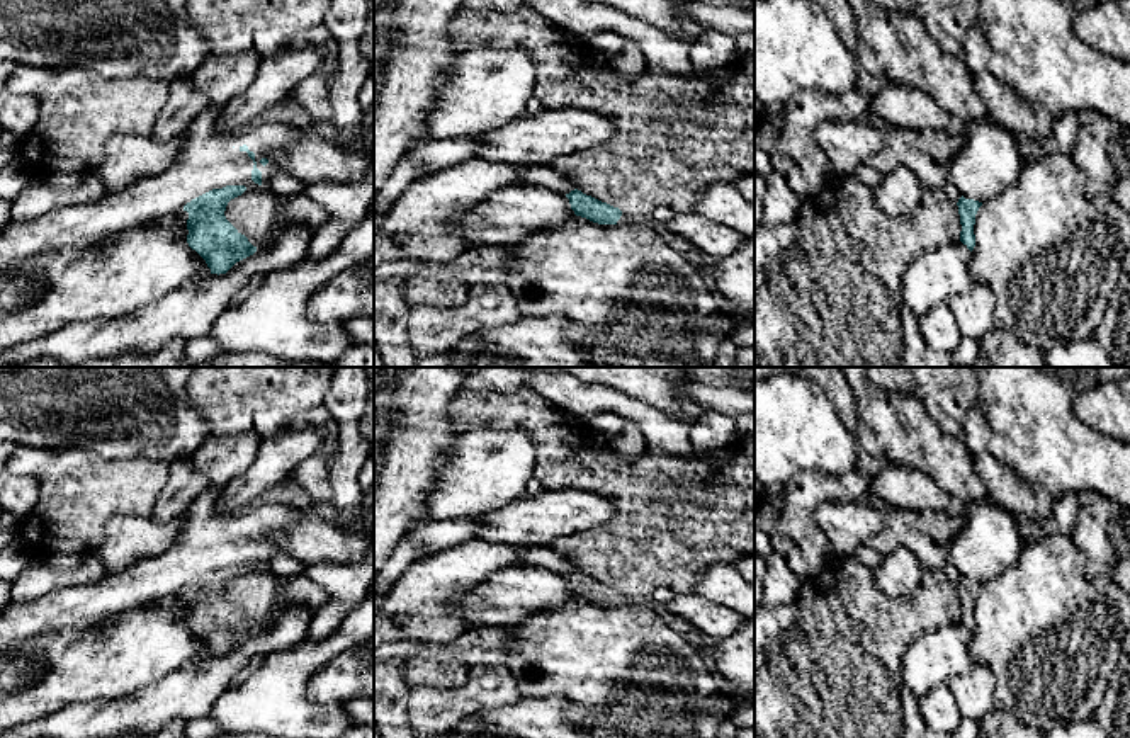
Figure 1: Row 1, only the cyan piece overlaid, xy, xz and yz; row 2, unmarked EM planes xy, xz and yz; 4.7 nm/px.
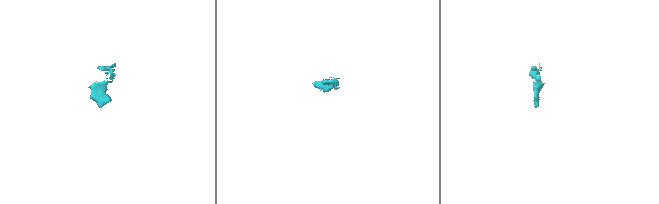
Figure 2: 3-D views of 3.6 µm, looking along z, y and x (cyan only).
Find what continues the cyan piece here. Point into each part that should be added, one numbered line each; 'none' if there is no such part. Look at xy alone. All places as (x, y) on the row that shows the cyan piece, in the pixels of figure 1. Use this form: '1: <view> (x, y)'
1: xy (206, 158)

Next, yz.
1: yz (988, 164)

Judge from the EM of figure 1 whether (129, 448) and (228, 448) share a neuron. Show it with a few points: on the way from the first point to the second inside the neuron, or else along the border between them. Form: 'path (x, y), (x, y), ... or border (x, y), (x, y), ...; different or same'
border (208, 437), (191, 456); different

